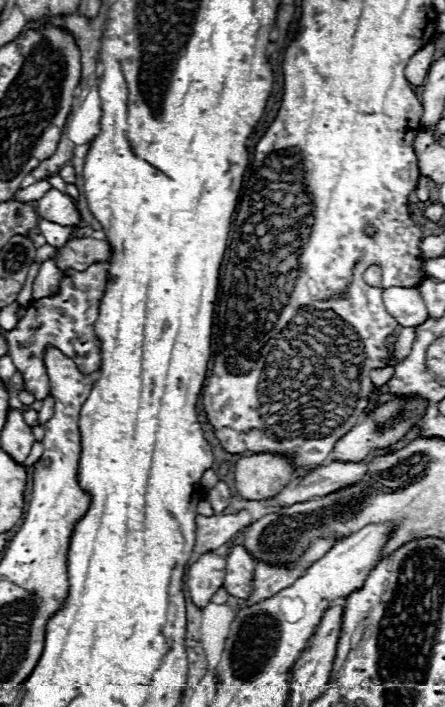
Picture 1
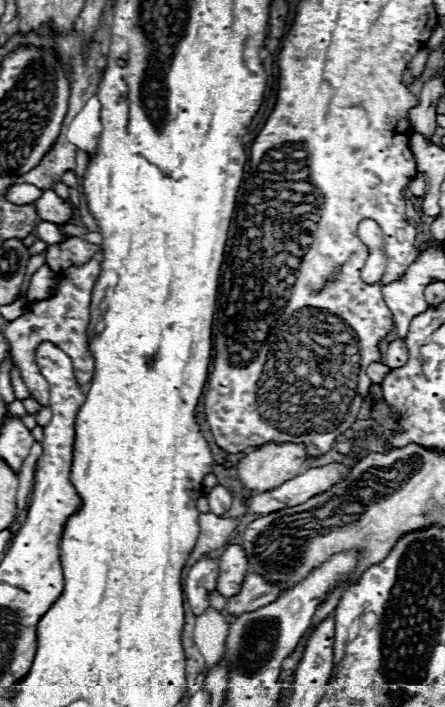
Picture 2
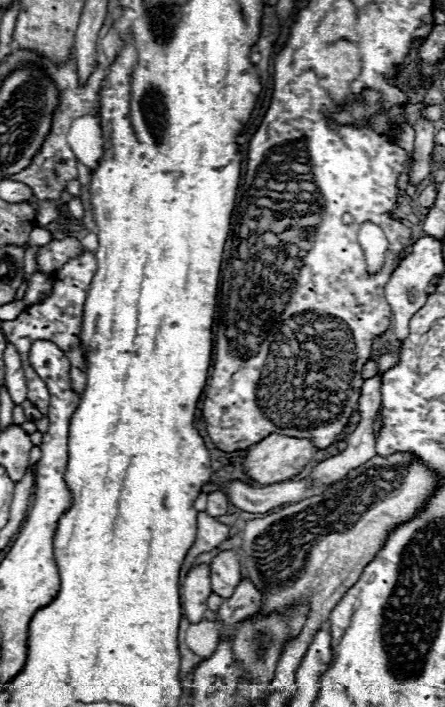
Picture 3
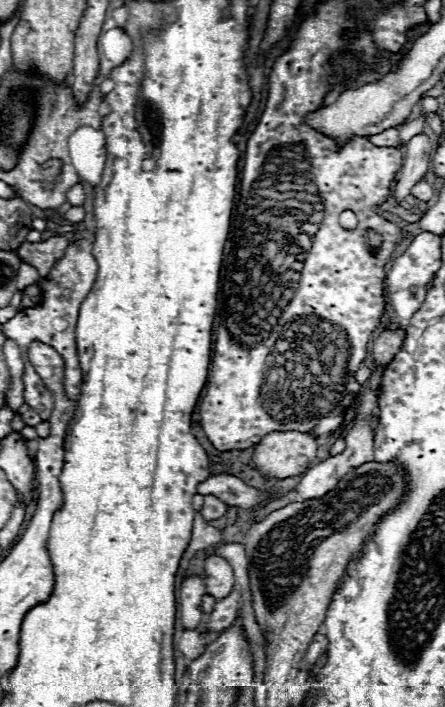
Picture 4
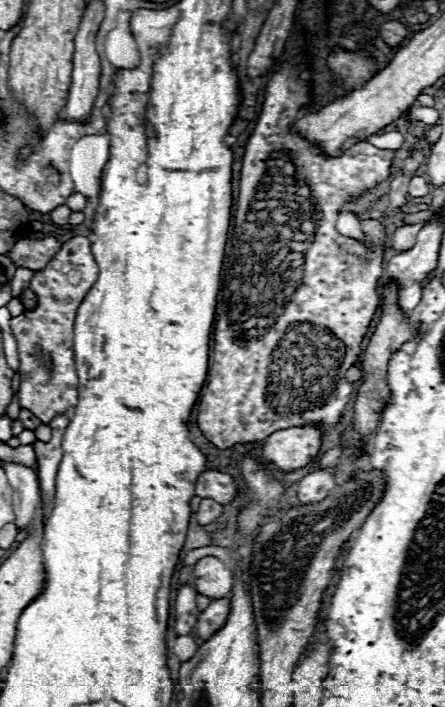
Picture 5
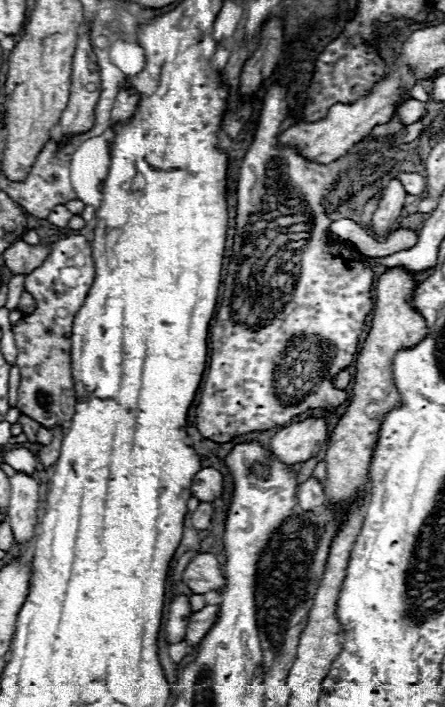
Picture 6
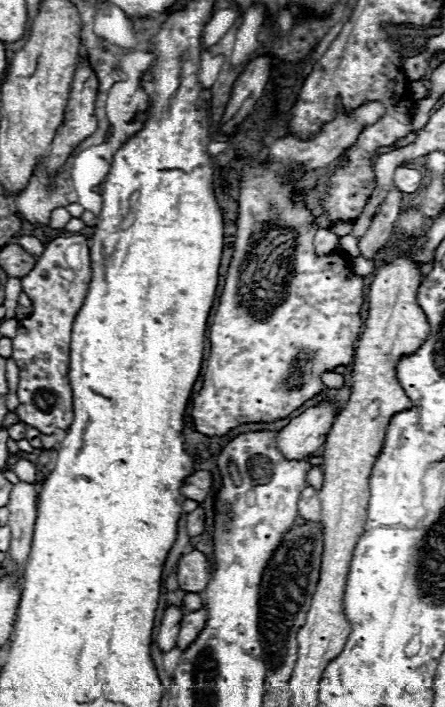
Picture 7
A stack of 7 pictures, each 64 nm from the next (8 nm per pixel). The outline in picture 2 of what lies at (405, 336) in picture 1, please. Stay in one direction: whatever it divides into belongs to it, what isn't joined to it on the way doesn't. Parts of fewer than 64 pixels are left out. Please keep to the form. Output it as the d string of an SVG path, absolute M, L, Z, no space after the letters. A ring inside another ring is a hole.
M396 338L394 342L390 342L388 350L384 352L384 362L388 368L398 368L406 362L408 358L408 346L406 346L406 338Z

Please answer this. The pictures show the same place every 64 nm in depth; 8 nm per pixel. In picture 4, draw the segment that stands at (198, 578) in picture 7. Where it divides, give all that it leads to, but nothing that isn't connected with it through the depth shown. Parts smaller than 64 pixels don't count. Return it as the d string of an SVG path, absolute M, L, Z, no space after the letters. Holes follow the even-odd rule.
M210 556L204 566L206 592L214 598L226 598L234 588L234 570L222 556Z

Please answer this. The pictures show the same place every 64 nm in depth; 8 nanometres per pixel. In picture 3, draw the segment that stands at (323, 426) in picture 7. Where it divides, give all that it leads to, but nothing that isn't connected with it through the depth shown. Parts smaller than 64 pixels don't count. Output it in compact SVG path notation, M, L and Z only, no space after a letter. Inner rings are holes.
M270 434L268 438L264 438L262 442L254 444L244 462L244 474L254 480L258 486L270 486L270 484L278 484L284 480L290 480L294 476L298 476L302 472L302 468L312 460L314 456L314 444L306 438L290 438L290 436L278 436L278 434Z

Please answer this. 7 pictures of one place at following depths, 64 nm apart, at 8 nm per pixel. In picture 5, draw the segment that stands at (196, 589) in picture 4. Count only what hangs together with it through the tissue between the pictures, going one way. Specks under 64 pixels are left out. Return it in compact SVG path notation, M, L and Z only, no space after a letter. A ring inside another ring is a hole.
M186 584L178 590L176 602L172 606L173 618L176 616L176 626L173 623L173 629L176 628L178 634L190 634L194 630L194 624L198 620L198 606L196 606L196 596L198 590L194 584Z

